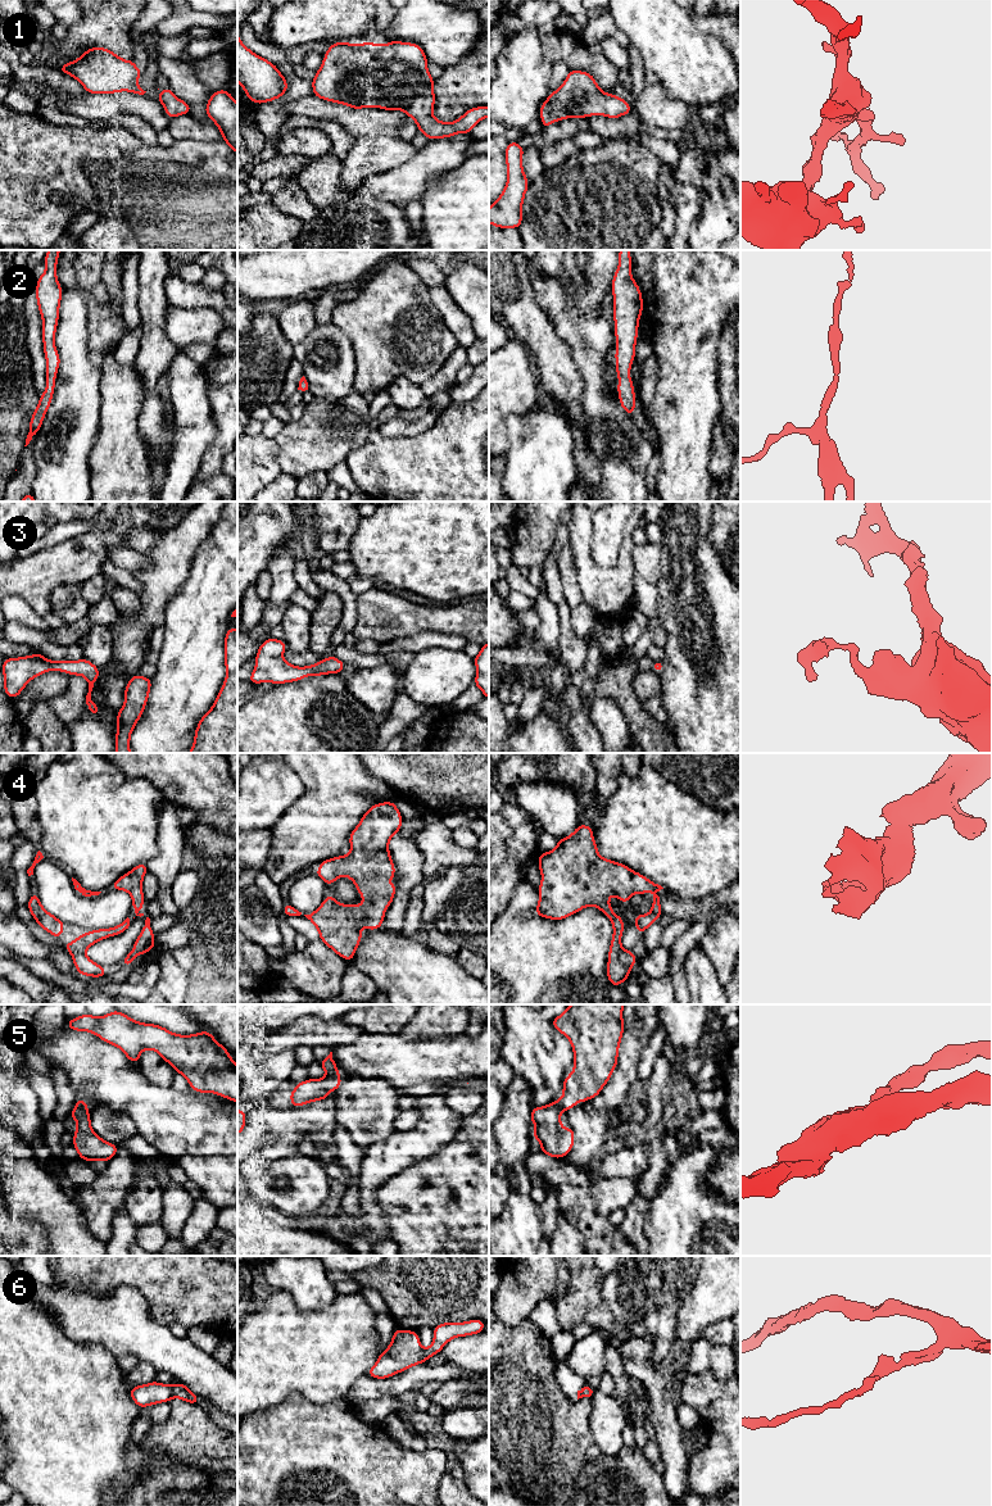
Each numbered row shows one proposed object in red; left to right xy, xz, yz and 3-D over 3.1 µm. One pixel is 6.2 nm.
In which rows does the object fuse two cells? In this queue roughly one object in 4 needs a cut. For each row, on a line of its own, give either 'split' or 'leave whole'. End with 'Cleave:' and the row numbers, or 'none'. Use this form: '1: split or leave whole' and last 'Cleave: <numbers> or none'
1: leave whole
2: leave whole
3: leave whole
4: leave whole
5: split
6: leave whole
Cleave: 5

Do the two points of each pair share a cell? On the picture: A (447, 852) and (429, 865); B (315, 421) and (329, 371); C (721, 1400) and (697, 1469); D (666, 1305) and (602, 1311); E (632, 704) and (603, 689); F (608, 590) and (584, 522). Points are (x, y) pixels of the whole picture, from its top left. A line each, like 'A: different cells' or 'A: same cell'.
A: same cell
B: different cells
C: same cell
D: different cells
E: same cell
F: same cell

